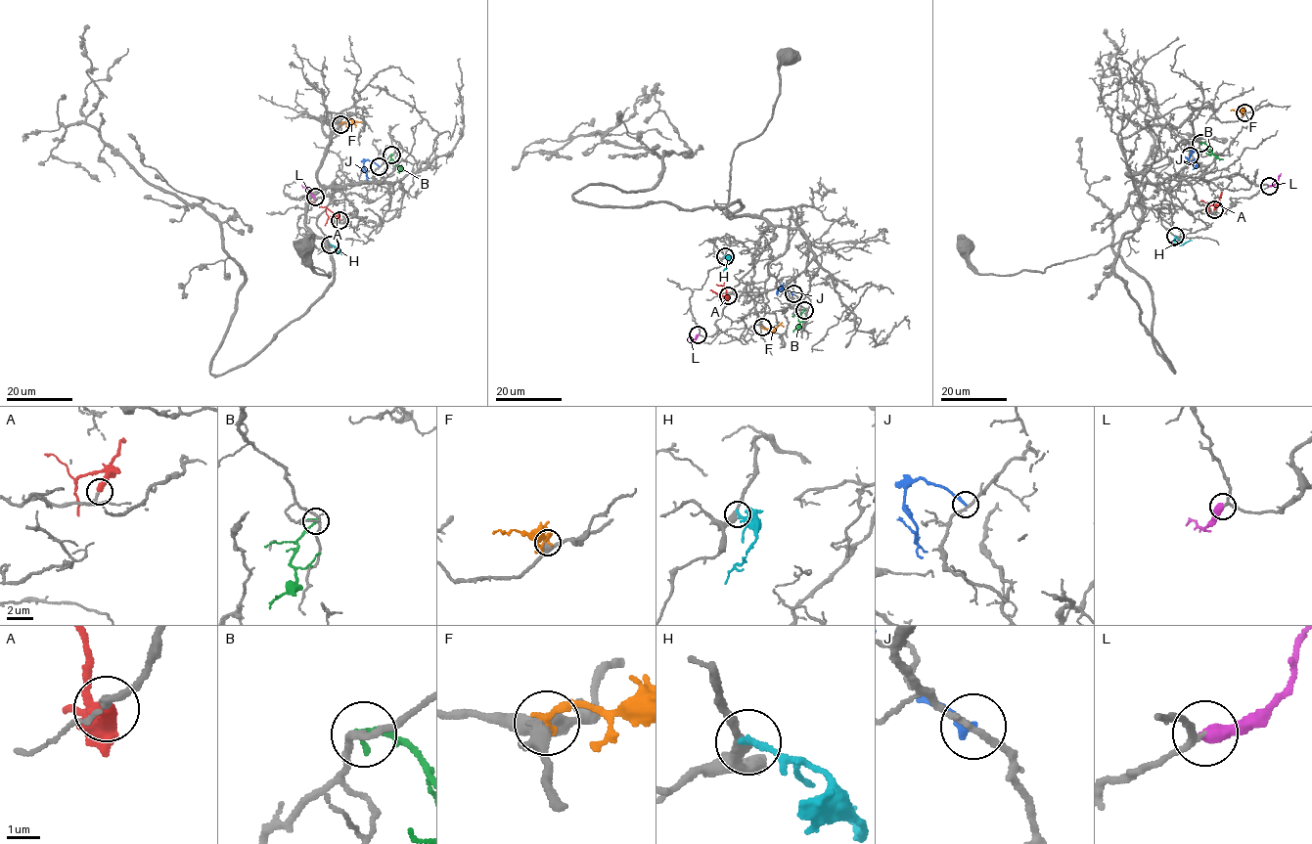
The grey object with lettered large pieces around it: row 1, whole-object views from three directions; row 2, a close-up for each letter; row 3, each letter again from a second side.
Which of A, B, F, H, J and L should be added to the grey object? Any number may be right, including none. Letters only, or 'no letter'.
A, L

